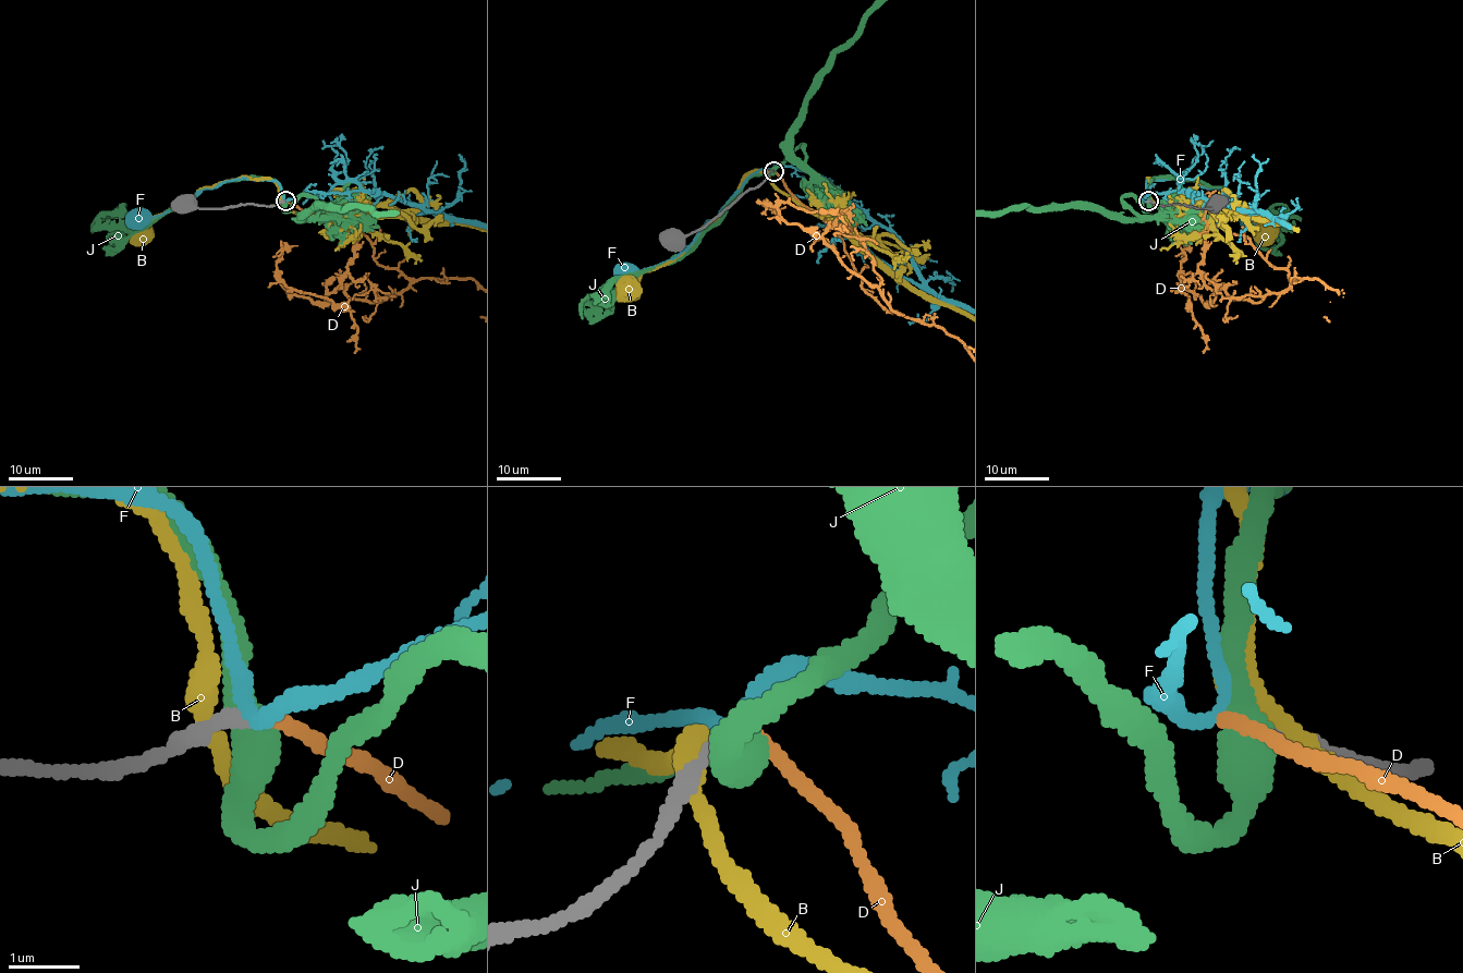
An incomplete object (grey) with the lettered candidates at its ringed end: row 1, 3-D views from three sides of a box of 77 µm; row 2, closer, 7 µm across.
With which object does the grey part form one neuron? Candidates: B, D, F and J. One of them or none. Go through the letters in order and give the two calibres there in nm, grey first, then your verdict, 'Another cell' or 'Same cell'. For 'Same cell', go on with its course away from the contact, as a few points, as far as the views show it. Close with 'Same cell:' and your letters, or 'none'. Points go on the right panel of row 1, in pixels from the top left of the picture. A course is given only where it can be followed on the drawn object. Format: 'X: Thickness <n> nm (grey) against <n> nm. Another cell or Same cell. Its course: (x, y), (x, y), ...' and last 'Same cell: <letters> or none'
B: Thickness 320 nm (grey) against 280 nm. Another cell
D: Thickness 200 nm (grey) against 170 nm. Same cell. Its course: (1148, 202), (1244, 235), (1288, 272), (1287, 289), (1258, 302), (1221, 289), (1207, 304), (1179, 291), (1204, 352)
F: Thickness 240 nm (grey) against 200 nm. Another cell
J: Thickness 280 nm (grey) against 440 nm. Another cell
Same cell: D

